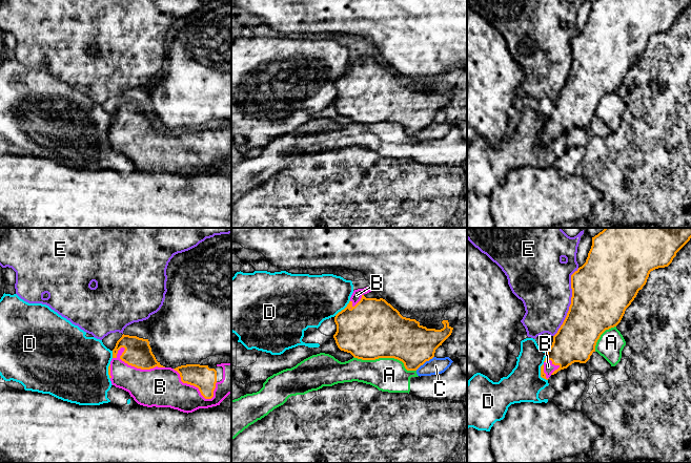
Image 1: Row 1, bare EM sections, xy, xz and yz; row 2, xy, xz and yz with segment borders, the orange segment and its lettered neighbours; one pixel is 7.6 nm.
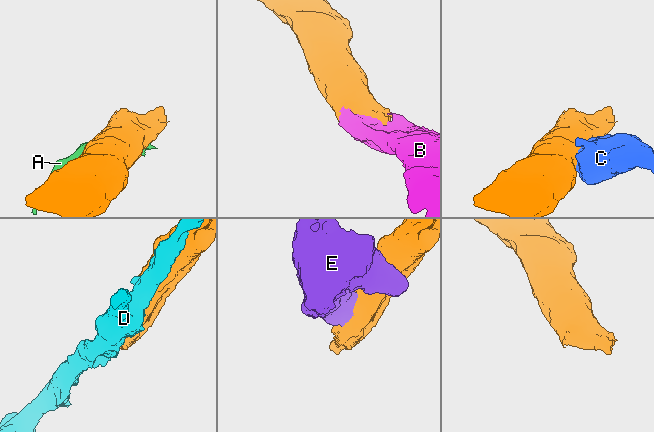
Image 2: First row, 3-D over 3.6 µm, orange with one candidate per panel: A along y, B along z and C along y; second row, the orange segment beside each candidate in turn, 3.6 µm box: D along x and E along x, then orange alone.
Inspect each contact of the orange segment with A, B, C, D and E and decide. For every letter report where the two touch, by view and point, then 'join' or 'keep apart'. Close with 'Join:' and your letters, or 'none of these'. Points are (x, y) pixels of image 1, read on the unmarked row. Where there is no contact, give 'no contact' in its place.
A: meets orange in xz at (386, 122); keep apart
B: meets orange in xy at (130, 129); join
C: meets orange in xz at (424, 127); keep apart
D: meets orange in xz at (344, 74); keep apart
E: meets orange in yz at (571, 67); keep apart
Join: B

